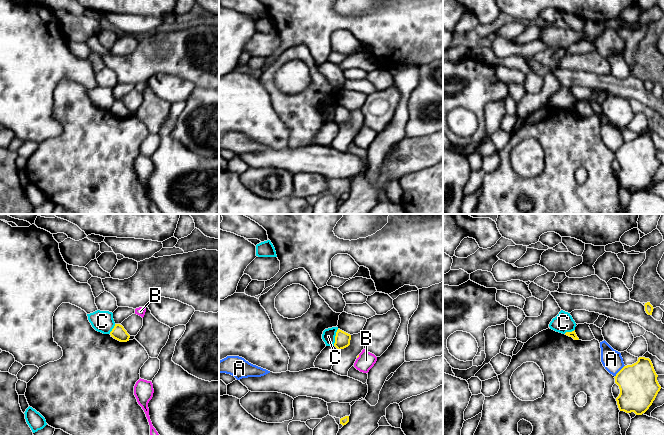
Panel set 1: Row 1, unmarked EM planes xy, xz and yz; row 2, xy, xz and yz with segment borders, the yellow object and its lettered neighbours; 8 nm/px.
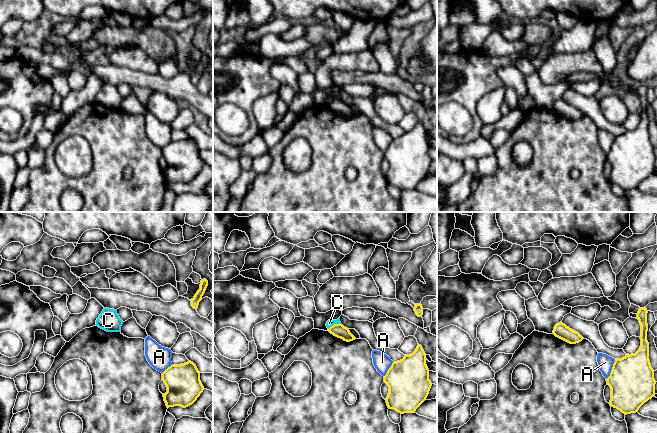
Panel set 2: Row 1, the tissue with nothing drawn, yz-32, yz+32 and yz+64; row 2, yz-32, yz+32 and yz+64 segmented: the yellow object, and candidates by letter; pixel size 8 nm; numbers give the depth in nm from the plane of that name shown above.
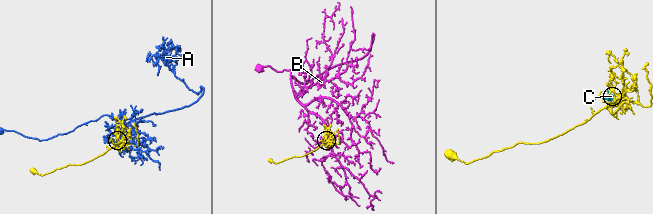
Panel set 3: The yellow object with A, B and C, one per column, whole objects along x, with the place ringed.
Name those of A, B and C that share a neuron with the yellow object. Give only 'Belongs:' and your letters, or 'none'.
Belongs: none

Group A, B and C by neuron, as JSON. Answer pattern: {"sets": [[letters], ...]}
{"sets": [["A"], ["B"], ["C"]]}

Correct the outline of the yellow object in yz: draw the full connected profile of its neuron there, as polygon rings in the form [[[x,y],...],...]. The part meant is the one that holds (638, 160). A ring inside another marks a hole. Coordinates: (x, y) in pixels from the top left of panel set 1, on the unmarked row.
[[[639,133],[632,141],[624,142],[614,153],[620,170],[616,174],[620,187],[645,189],[661,165],[649,134]]]

